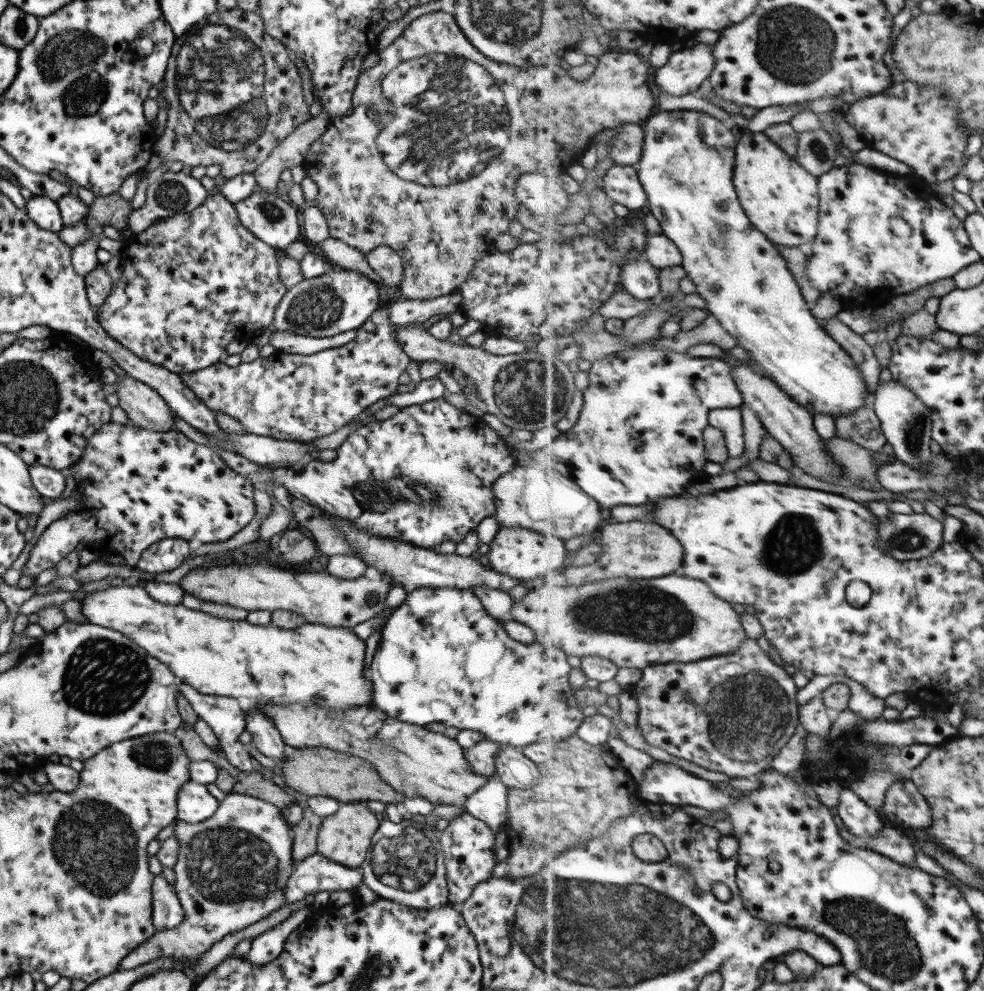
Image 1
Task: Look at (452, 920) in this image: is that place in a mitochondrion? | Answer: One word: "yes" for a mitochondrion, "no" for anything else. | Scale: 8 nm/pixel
no

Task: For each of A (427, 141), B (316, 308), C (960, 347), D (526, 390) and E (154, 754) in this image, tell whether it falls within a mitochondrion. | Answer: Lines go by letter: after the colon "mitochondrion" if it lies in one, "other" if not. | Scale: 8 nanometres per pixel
A: mitochondrion
B: mitochondrion
C: other
D: mitochondrion
E: mitochondrion

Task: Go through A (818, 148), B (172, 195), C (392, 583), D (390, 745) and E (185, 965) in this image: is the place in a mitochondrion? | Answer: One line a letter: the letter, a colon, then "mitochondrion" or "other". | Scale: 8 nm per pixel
A: mitochondrion
B: mitochondrion
C: other
D: mitochondrion
E: other

